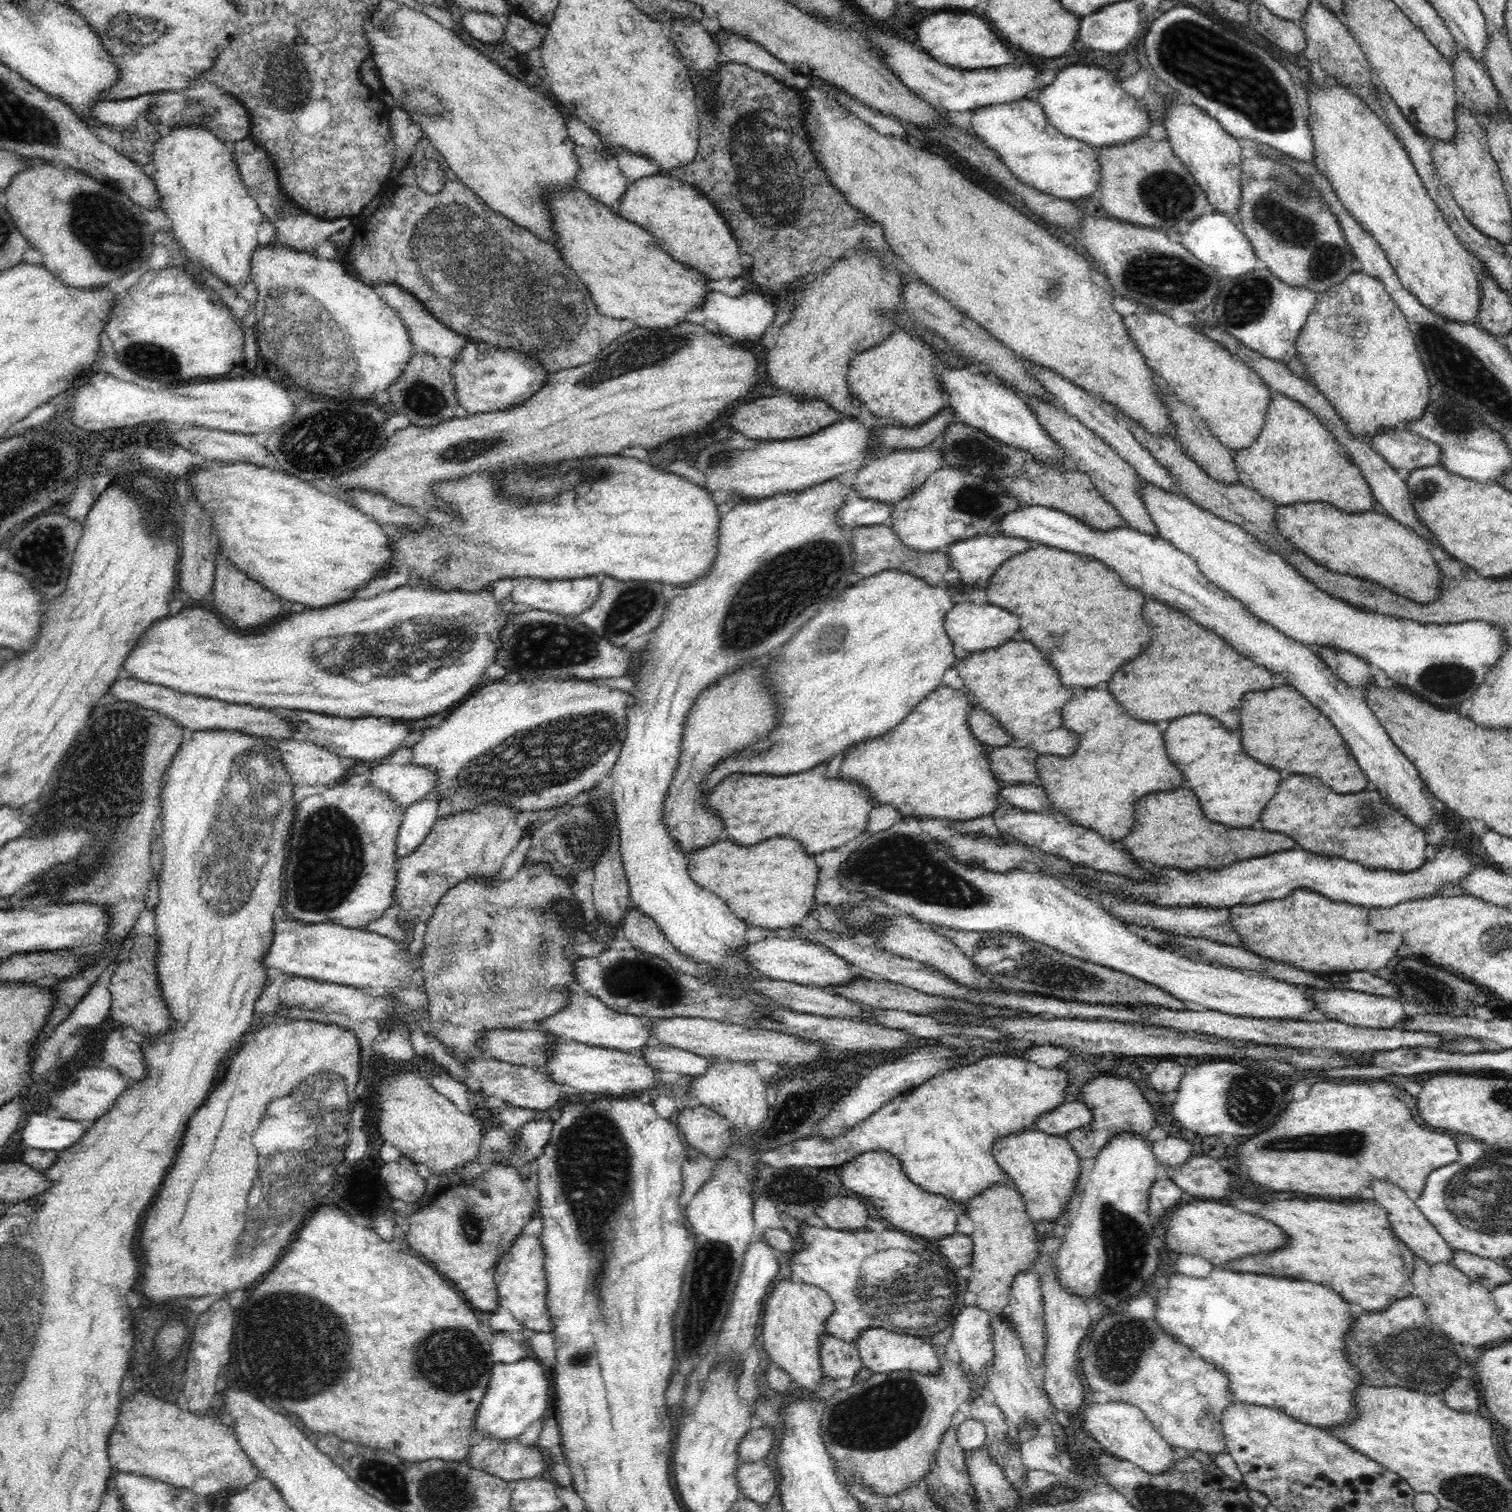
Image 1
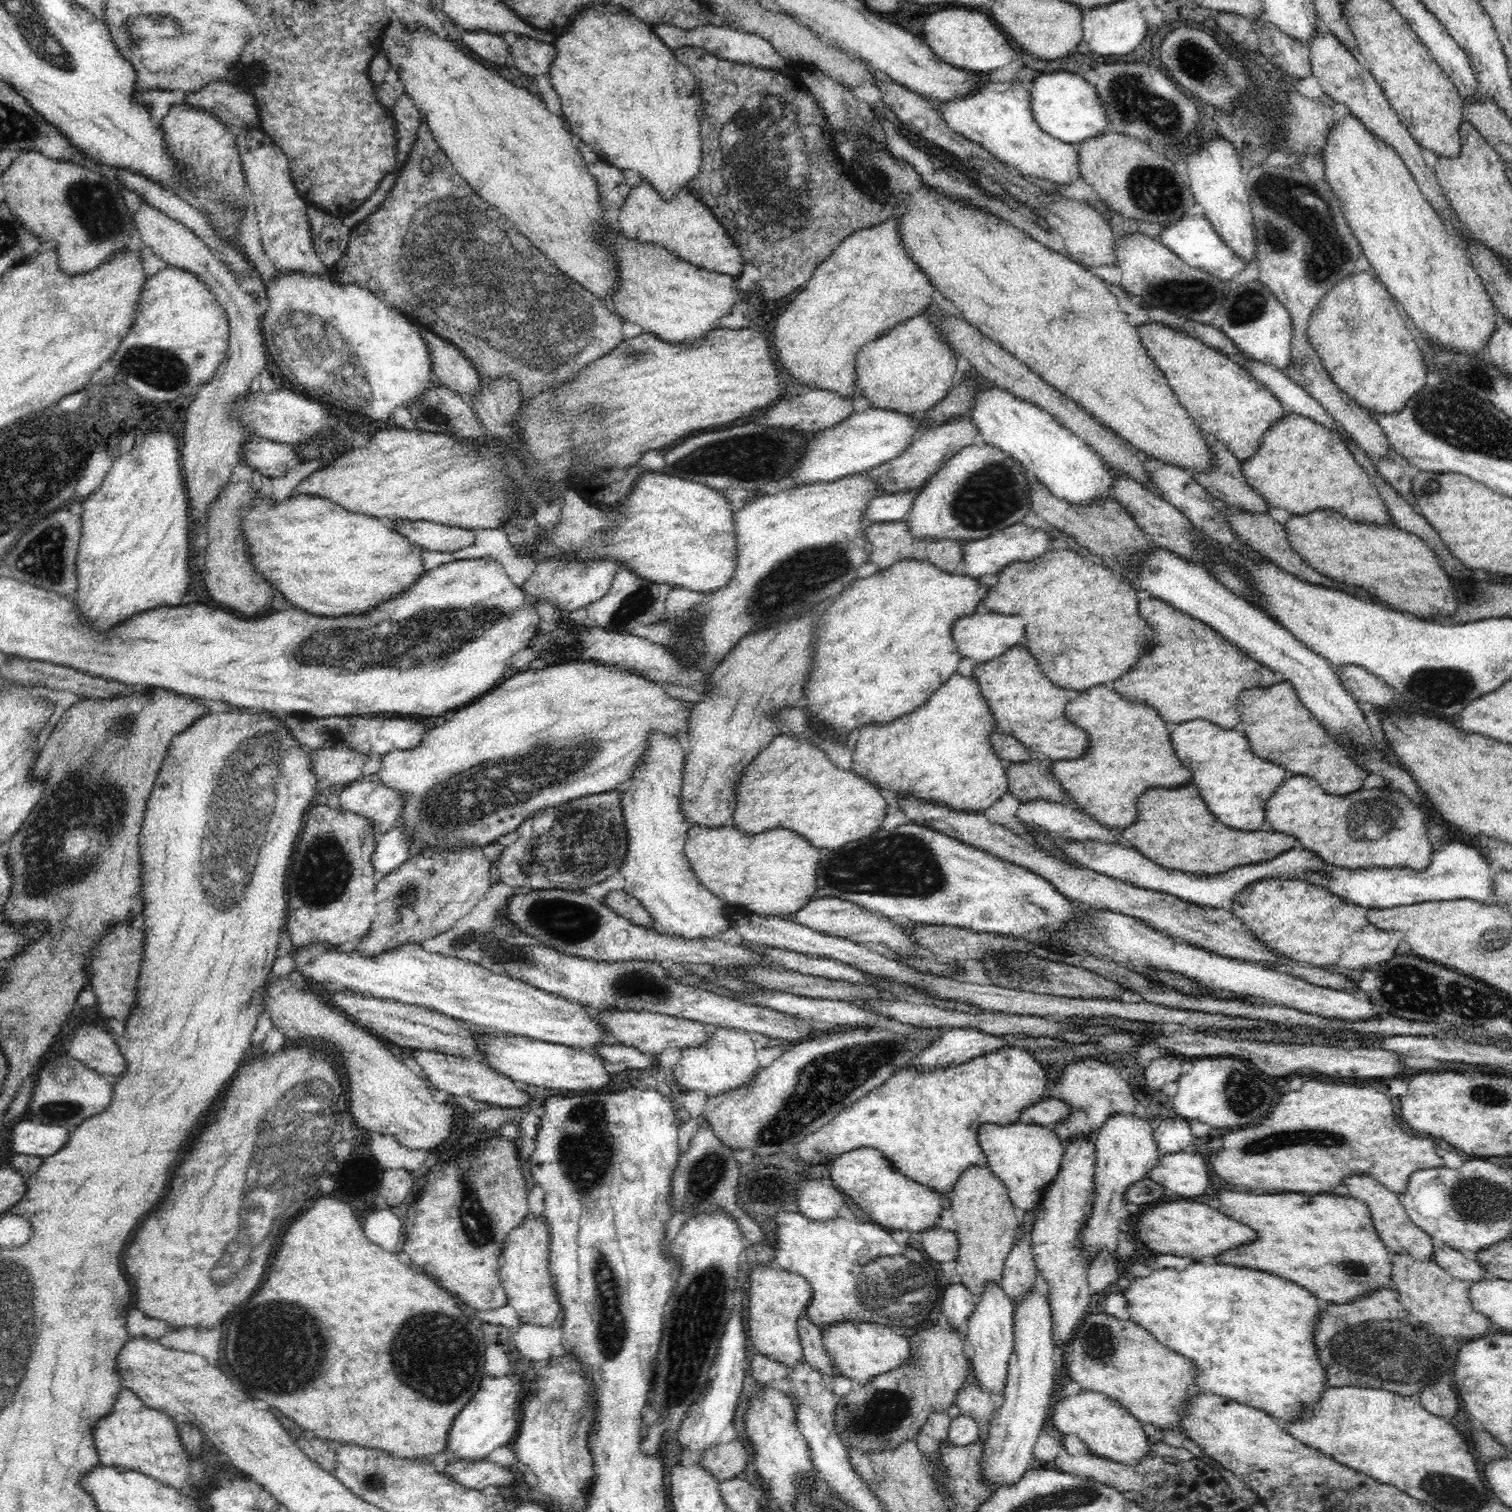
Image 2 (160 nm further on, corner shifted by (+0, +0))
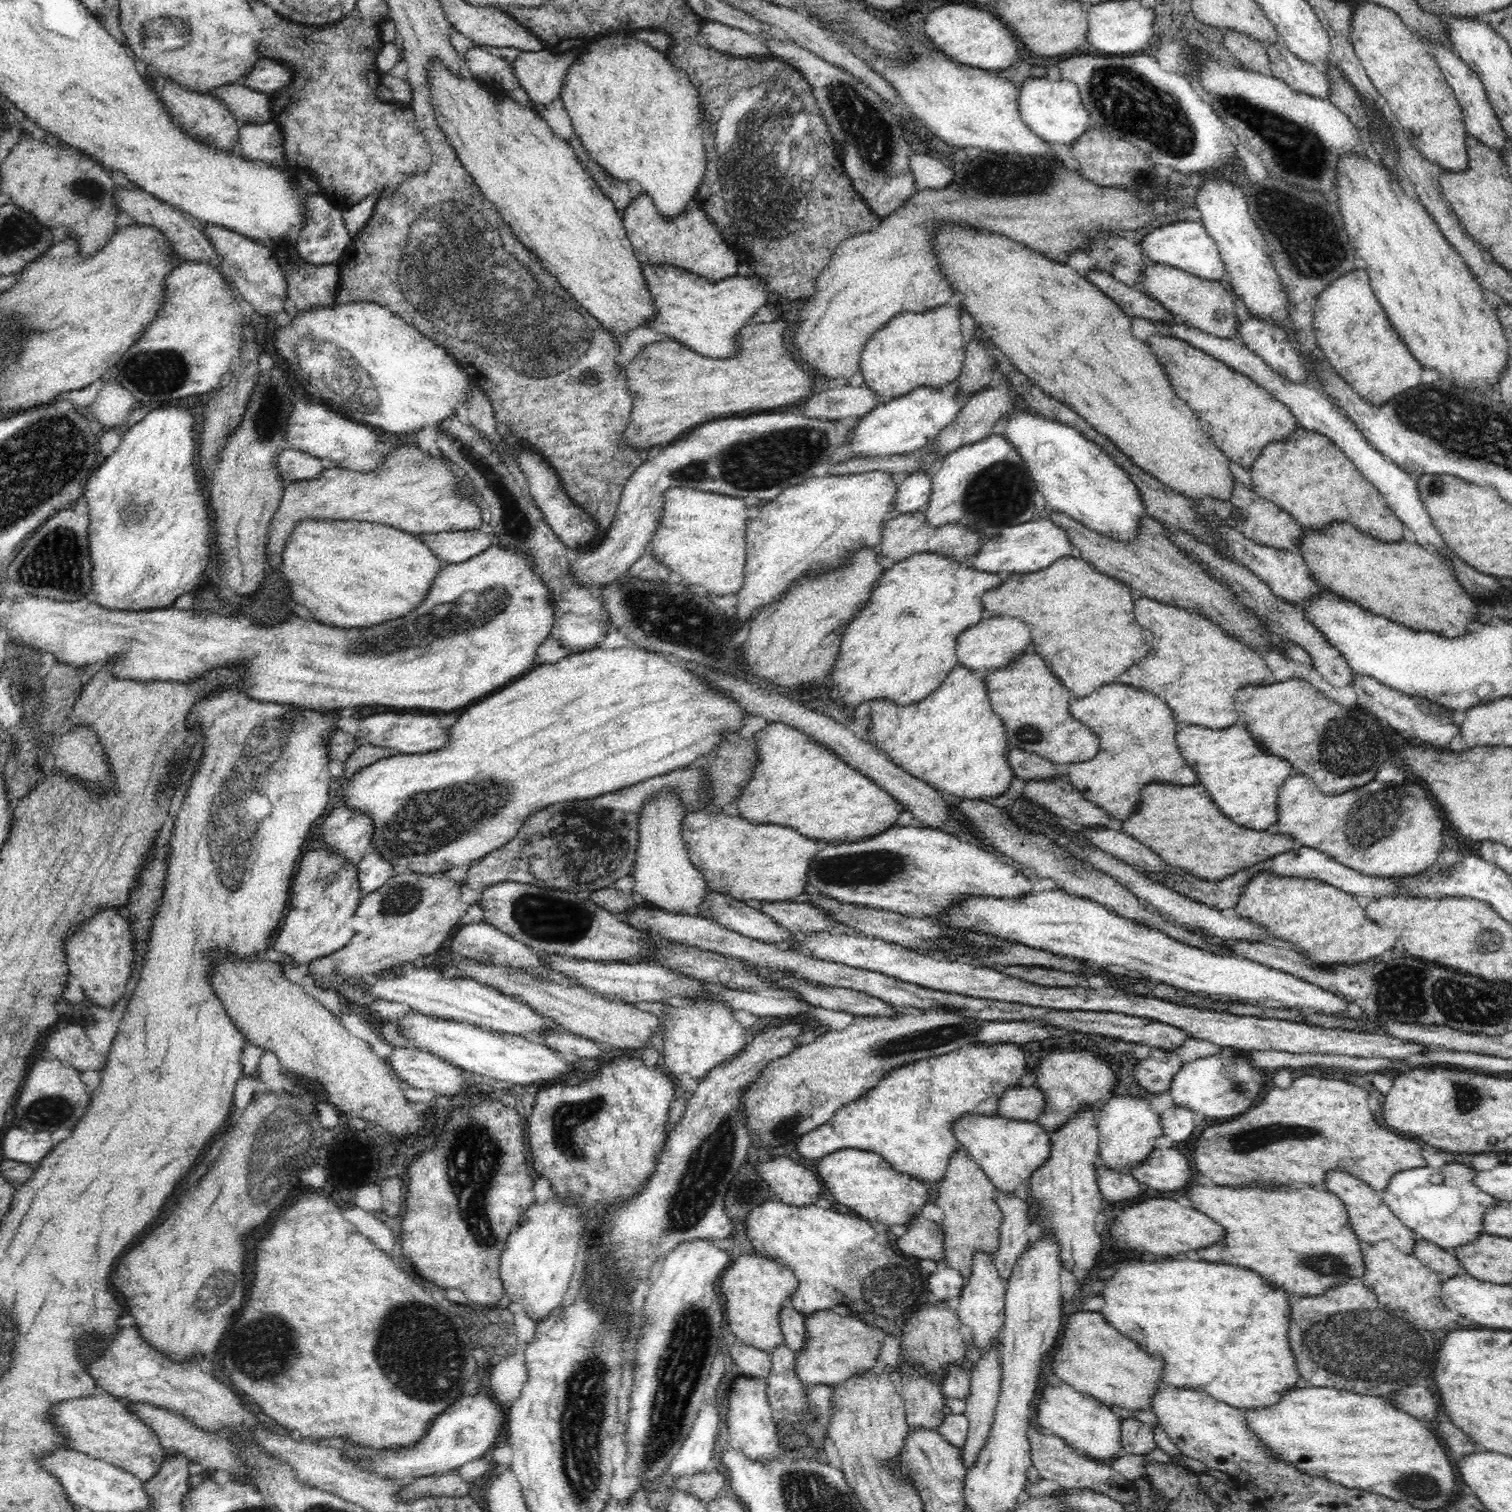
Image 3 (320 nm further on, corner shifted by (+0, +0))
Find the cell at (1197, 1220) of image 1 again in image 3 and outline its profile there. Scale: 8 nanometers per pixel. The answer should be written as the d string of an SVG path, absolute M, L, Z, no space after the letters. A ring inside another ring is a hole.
M1164 1198L1136 1201L1135 1204L1122 1208L1122 1212L1113 1220L1110 1236L1116 1242L1124 1242L1132 1250L1146 1250L1160 1256L1176 1256L1188 1250L1206 1249L1224 1238L1224 1230L1212 1218L1196 1212L1194 1208Z

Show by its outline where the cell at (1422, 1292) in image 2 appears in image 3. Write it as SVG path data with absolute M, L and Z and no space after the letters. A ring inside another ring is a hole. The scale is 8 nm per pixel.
M1380 1241L1373 1245L1362 1242L1362 1247L1366 1274L1360 1280L1379 1295L1380 1302L1389 1304L1392 1308L1402 1309L1406 1316L1422 1322L1424 1328L1436 1330L1434 1336L1438 1338L1456 1328L1468 1328L1464 1324L1466 1318L1456 1311L1448 1310L1446 1303L1442 1301L1441 1288L1444 1280L1435 1270L1420 1262L1413 1254L1398 1250L1390 1241Z

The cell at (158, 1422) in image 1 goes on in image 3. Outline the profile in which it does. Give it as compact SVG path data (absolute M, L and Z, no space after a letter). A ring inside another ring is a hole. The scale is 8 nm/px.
M102 1391L94 1397L78 1397L56 1404L52 1408L52 1417L54 1425L58 1425L66 1435L70 1448L120 1467L142 1482L150 1481L166 1458L166 1451L154 1427L134 1413L128 1403L109 1392Z

